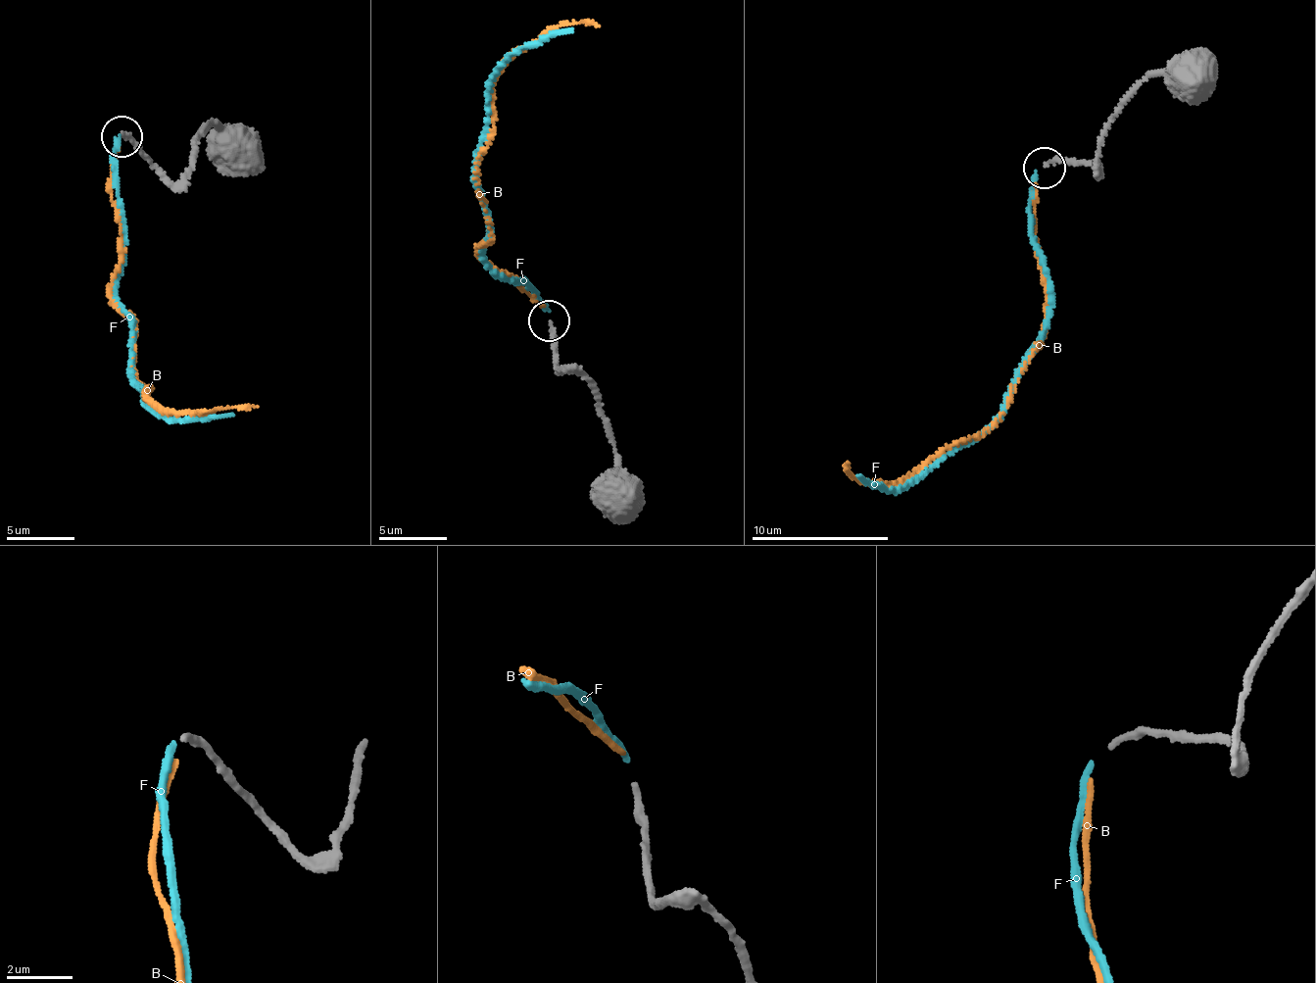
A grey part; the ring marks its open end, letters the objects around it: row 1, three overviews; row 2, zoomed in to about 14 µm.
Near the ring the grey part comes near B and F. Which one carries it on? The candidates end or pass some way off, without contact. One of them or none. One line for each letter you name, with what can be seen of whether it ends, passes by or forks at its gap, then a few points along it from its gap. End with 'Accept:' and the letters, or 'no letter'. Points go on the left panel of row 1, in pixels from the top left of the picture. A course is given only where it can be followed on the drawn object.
F: It ends there. Its course: (119, 134), (116, 294), (132, 328), (128, 373), (143, 400), (164, 415), (180, 418), (231, 414)
Accept: F

